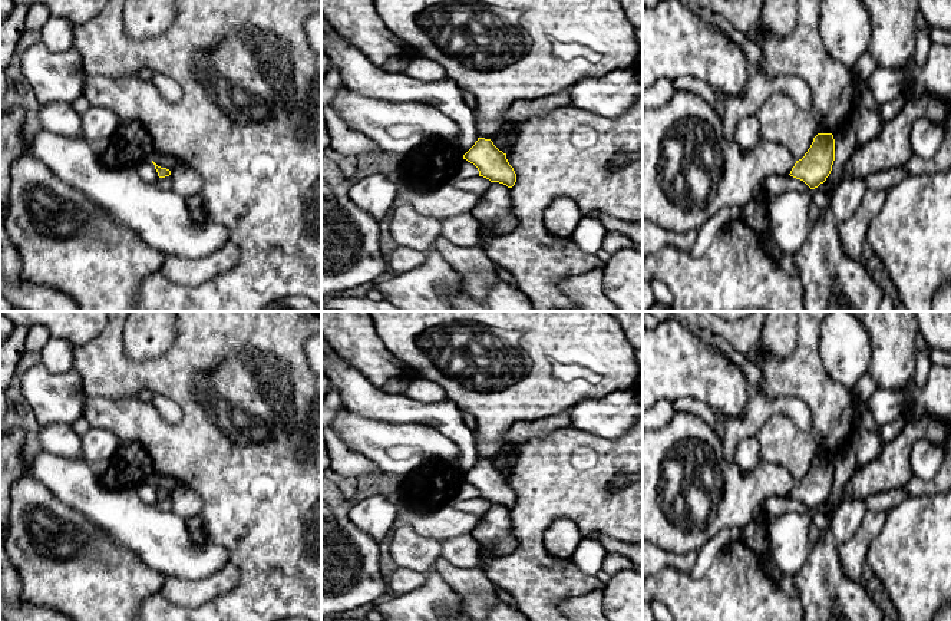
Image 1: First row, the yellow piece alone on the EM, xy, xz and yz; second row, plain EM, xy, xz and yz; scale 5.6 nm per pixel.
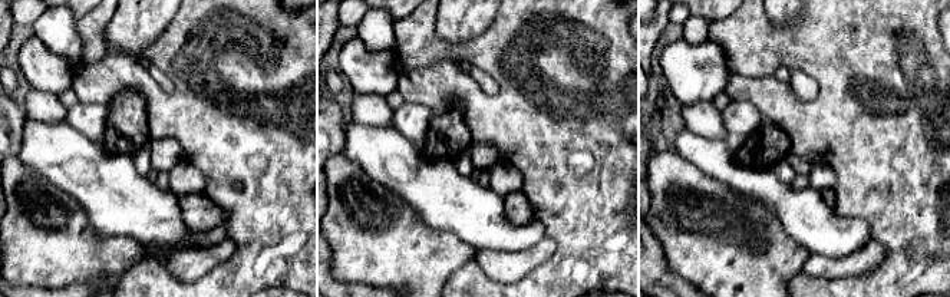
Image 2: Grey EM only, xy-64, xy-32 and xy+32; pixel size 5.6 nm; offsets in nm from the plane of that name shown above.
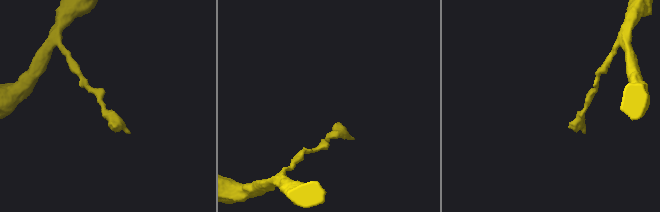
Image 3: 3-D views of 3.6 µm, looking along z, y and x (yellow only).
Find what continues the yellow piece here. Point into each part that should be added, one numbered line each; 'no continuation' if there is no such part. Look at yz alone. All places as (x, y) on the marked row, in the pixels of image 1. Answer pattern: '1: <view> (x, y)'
no continuation

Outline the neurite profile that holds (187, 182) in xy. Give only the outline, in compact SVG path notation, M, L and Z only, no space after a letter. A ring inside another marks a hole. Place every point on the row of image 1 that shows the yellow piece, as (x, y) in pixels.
M176 163L171 169L172 191L179 196L188 198L199 195L202 179L197 171L184 163Z

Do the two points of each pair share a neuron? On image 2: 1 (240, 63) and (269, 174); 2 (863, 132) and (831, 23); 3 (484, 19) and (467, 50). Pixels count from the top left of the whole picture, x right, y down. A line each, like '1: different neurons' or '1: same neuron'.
1: same neuron
2: same neuron
3: different neurons

